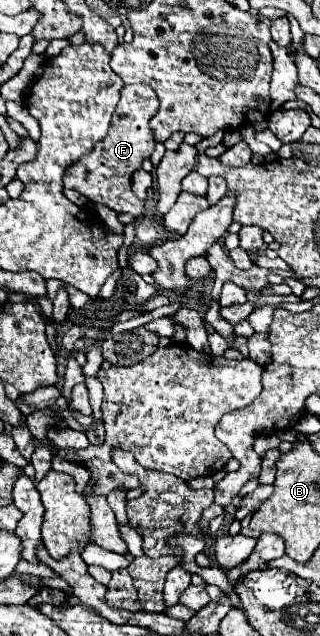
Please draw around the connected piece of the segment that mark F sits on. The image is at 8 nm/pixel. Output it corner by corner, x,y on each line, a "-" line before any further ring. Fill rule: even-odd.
144,84
124,86
120,102
112,118
114,130
108,130
108,136
95,145
91,154
80,158
76,164
72,164
70,174
66,174
64,178
64,186
76,188
76,190
82,188
82,194
86,198
90,198
92,202
106,204
114,212
128,212
134,218
142,216
144,202
132,194
130,182
132,182
132,174
142,166
144,158
150,158
150,154
154,152
156,140
152,136
148,122
156,114
156,110
158,110
158,98
150,86
144,86

